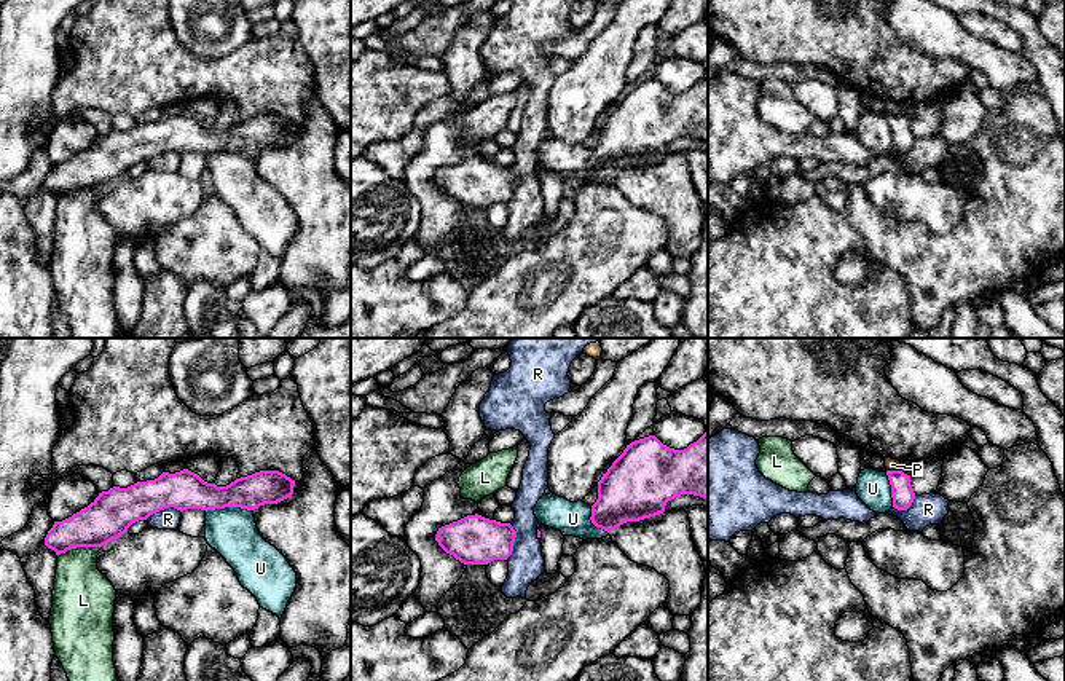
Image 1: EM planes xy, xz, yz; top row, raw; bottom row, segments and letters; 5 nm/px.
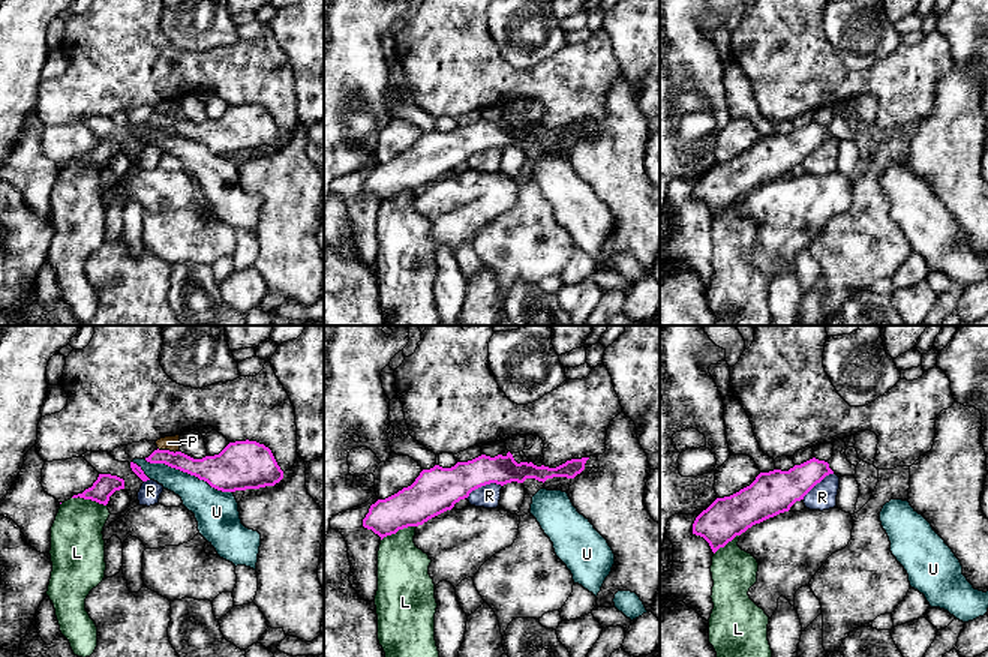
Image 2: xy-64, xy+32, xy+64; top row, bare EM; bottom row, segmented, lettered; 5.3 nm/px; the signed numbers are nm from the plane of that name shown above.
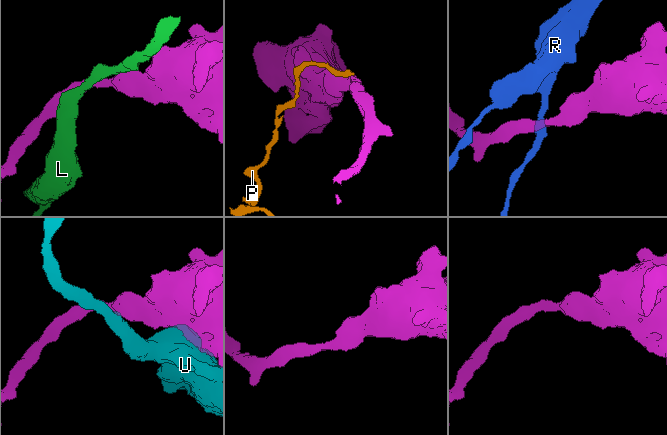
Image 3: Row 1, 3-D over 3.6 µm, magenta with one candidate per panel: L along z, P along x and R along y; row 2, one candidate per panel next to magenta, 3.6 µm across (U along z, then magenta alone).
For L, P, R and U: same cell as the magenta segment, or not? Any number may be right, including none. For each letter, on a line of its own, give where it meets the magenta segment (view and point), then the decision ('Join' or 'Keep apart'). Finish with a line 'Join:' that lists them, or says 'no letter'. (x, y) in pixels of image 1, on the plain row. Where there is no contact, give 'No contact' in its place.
L: Touches magenta at xy (78, 188). Keep apart
P: Touches magenta at yz (893, 114). Keep apart
R: Touches magenta at xz (514, 184). Keep apart
U: Touches magenta at xy (228, 149). Keep apart
Join: no letter

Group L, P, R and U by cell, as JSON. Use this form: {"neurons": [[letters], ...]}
{"neurons": [["L"], ["P"], ["R"], ["U"]]}

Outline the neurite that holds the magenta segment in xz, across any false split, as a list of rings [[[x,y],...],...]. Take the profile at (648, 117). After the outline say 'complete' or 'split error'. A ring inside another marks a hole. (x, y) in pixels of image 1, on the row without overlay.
[[[708,72],[684,93],[663,88],[649,78],[627,88],[598,124],[598,142],[591,148],[591,166],[607,175],[627,164],[639,164],[665,155],[668,144],[694,137],[708,142]]] | complete

